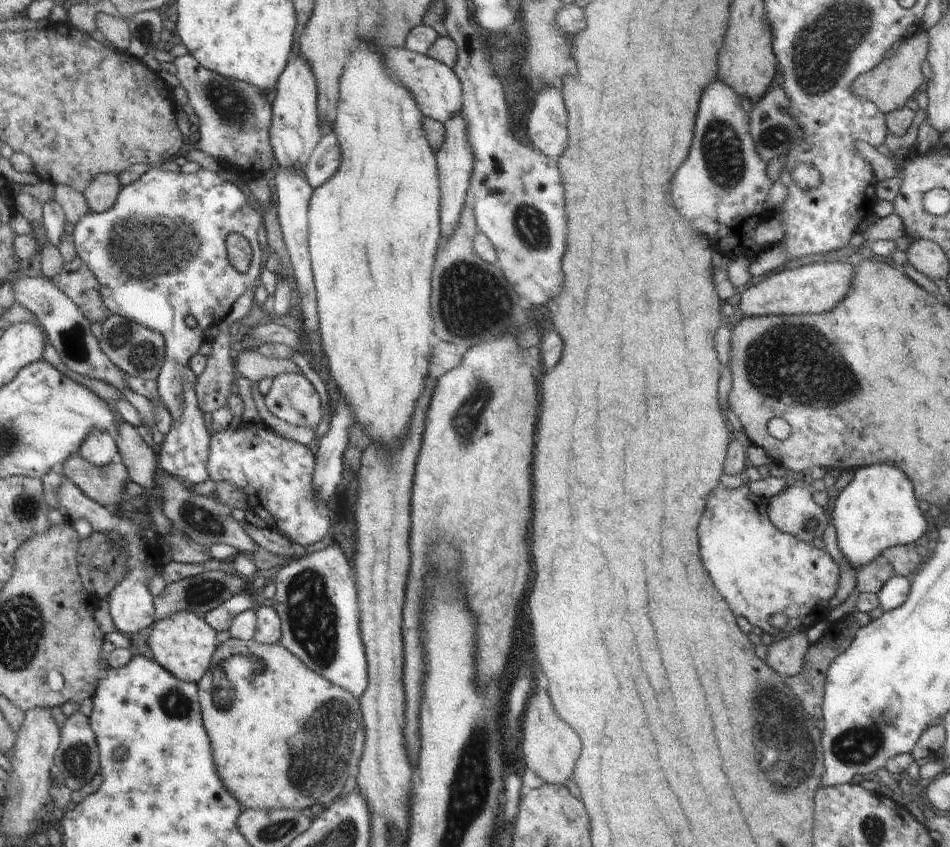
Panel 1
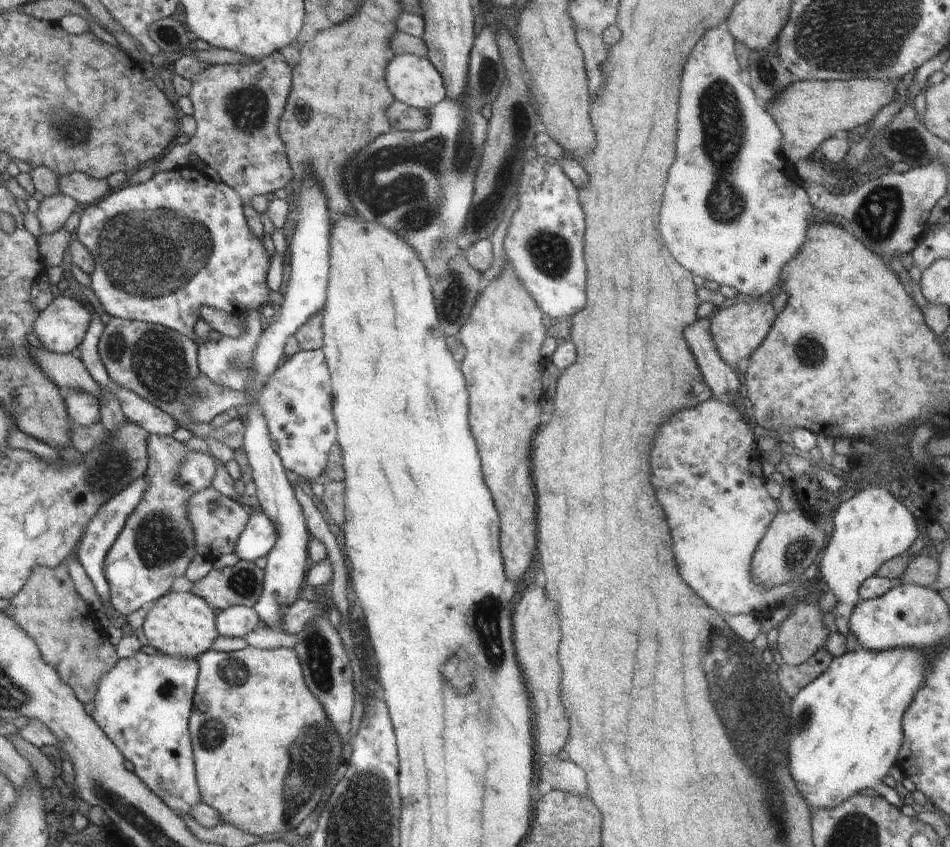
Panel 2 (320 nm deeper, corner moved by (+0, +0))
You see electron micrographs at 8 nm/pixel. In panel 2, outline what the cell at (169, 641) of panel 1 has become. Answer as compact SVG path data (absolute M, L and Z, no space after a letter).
M170 592L167 596L162 596L158 604L148 609L142 629L149 645L156 648L159 653L174 658L197 659L198 656L210 651L214 640L218 638L214 626L216 622L212 606L208 606L202 598L190 592Z

